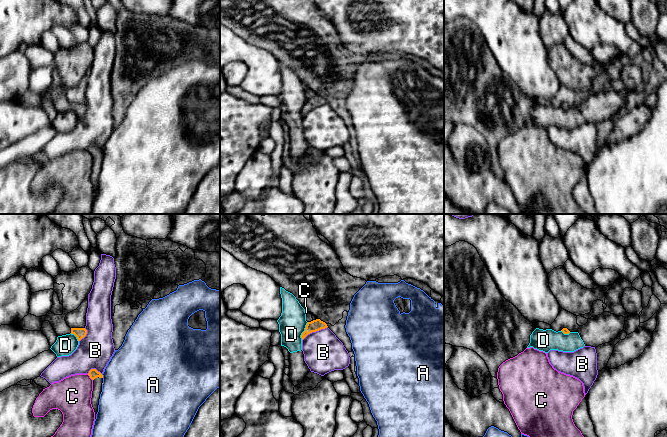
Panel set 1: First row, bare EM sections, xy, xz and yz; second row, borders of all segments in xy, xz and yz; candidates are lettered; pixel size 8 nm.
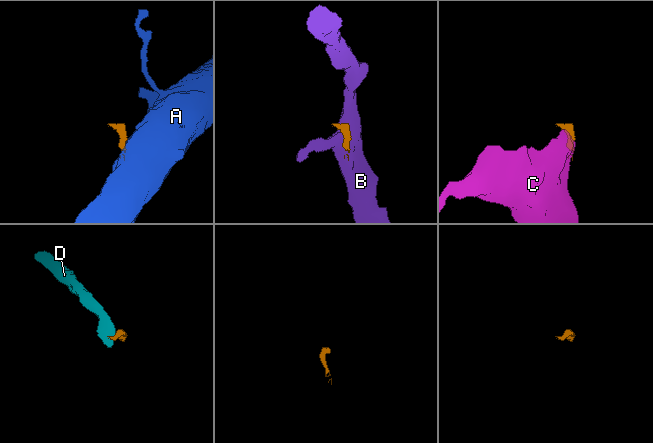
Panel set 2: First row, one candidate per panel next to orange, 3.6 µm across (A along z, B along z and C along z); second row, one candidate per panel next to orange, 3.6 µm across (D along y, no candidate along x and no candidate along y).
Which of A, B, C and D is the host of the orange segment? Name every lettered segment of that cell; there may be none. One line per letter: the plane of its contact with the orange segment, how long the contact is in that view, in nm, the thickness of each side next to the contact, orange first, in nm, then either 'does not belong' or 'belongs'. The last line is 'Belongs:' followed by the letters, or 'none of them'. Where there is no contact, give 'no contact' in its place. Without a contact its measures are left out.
A: meets orange in xy; contact 40 nm long; 80 nm thick on the orange side, 480 nm on the other; does not belong
B: meets orange in xz; contact 240 nm long; 90 nm thick on the orange side, 320 nm on the other; does not belong
C: meets orange in xy; contact 70 nm long; 80 nm thick on the orange side, 300 nm on the other; does not belong
D: meets orange in xz; contact 160 nm long; 90 nm thick on the orange side, 220 nm on the other; does not belong
Belongs: none of them

